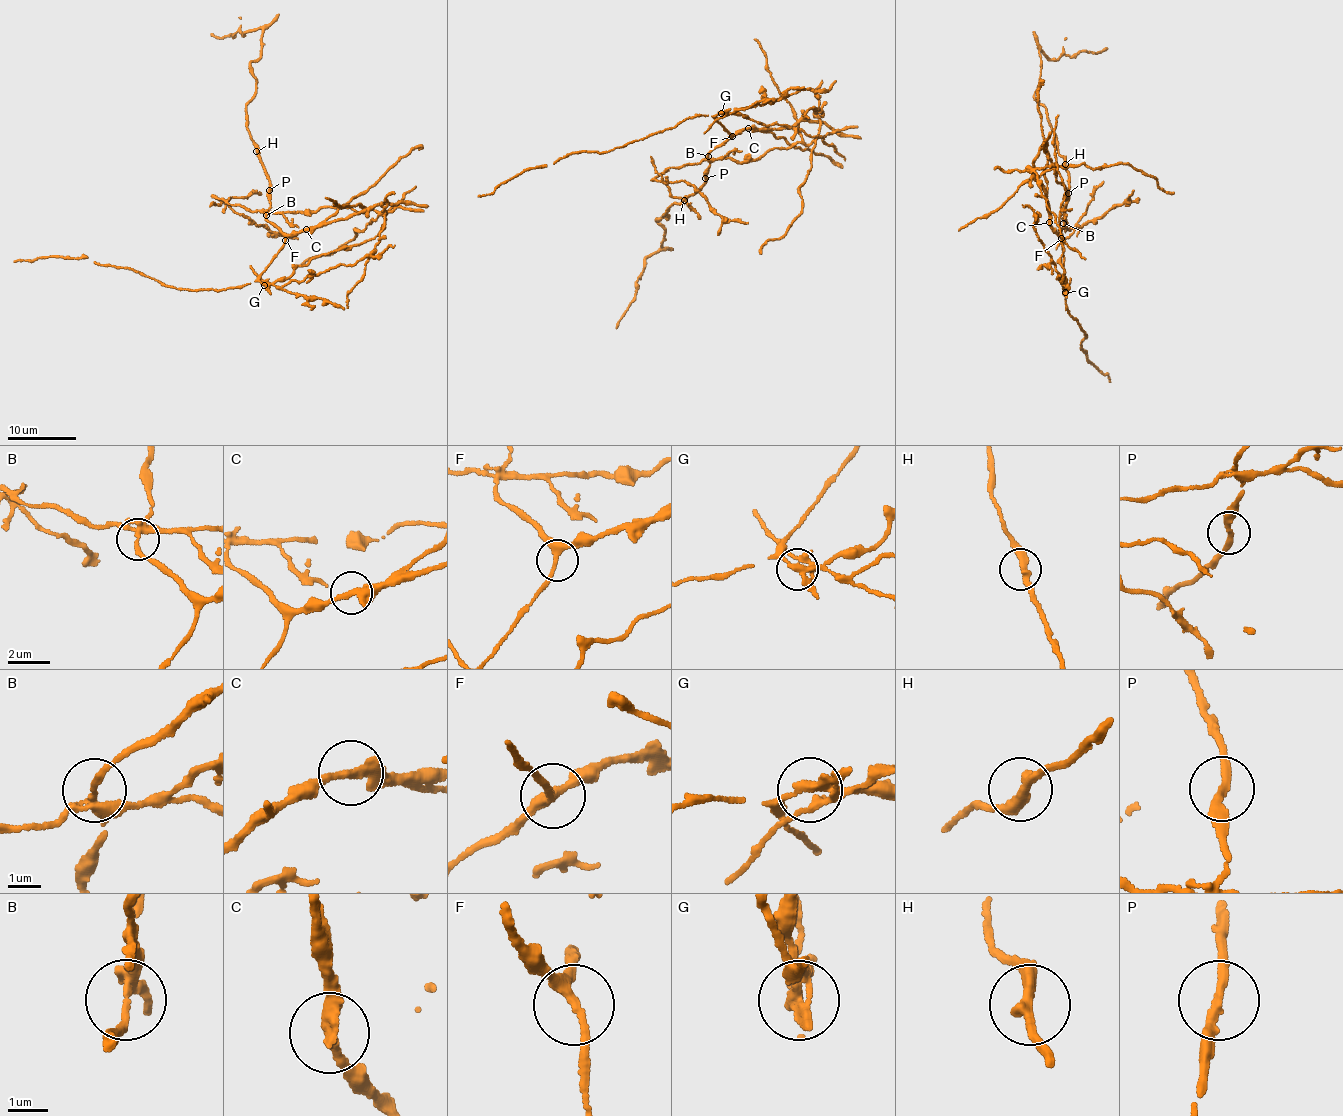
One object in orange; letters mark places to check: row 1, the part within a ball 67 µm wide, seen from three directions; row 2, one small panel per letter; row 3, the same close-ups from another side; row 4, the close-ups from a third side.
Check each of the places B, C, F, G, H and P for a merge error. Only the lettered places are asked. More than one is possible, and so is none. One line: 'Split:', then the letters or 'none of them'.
Split: B, C, G

